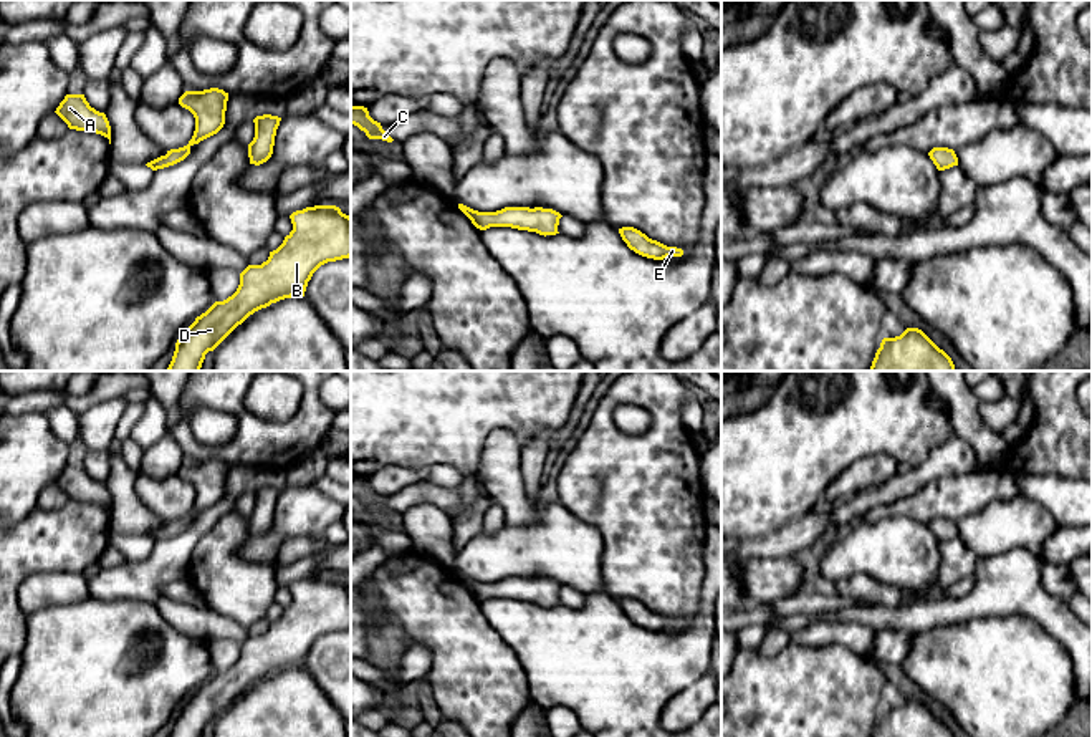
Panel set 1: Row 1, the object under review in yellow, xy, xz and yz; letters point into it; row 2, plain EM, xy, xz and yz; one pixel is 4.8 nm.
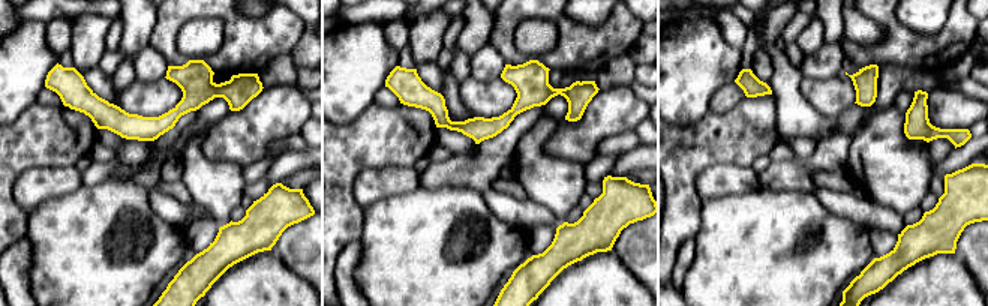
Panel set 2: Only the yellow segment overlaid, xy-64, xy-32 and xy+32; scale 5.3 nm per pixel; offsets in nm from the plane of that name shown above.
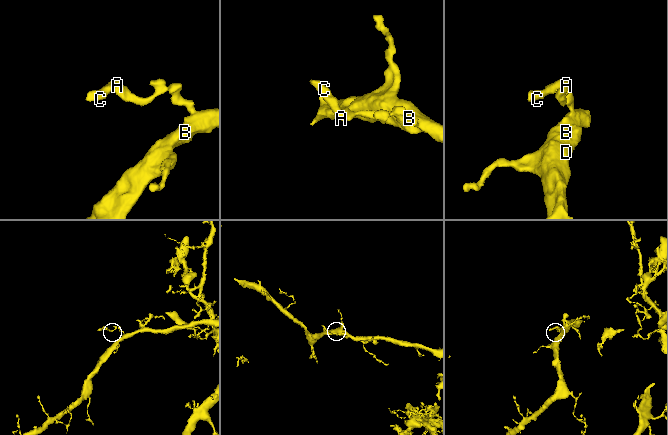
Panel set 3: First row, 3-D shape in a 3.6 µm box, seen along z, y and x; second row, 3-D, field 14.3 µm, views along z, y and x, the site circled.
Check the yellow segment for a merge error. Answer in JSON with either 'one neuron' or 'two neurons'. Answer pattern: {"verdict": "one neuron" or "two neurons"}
{"verdict": "two neurons"}

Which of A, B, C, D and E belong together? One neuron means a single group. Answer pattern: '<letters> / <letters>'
A C / B D E

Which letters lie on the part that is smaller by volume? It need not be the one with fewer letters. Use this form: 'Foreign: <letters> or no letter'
Foreign: A, C

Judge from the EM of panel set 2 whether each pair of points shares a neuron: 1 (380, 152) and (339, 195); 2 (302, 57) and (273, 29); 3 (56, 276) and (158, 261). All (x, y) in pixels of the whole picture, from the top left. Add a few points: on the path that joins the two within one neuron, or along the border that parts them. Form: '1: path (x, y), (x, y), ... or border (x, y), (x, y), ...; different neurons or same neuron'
1: path (366, 153), (339, 182); same neuron
2: border (306, 26), (300, 39), (288, 53); different neurons
3: path (81, 276), (86, 276), (95, 267), (132, 266); same neuron

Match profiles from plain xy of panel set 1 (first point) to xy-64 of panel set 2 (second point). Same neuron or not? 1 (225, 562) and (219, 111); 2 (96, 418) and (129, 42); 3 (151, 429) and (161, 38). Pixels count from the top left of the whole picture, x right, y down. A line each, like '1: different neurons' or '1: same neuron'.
1: different neurons
2: different neurons
3: different neurons

